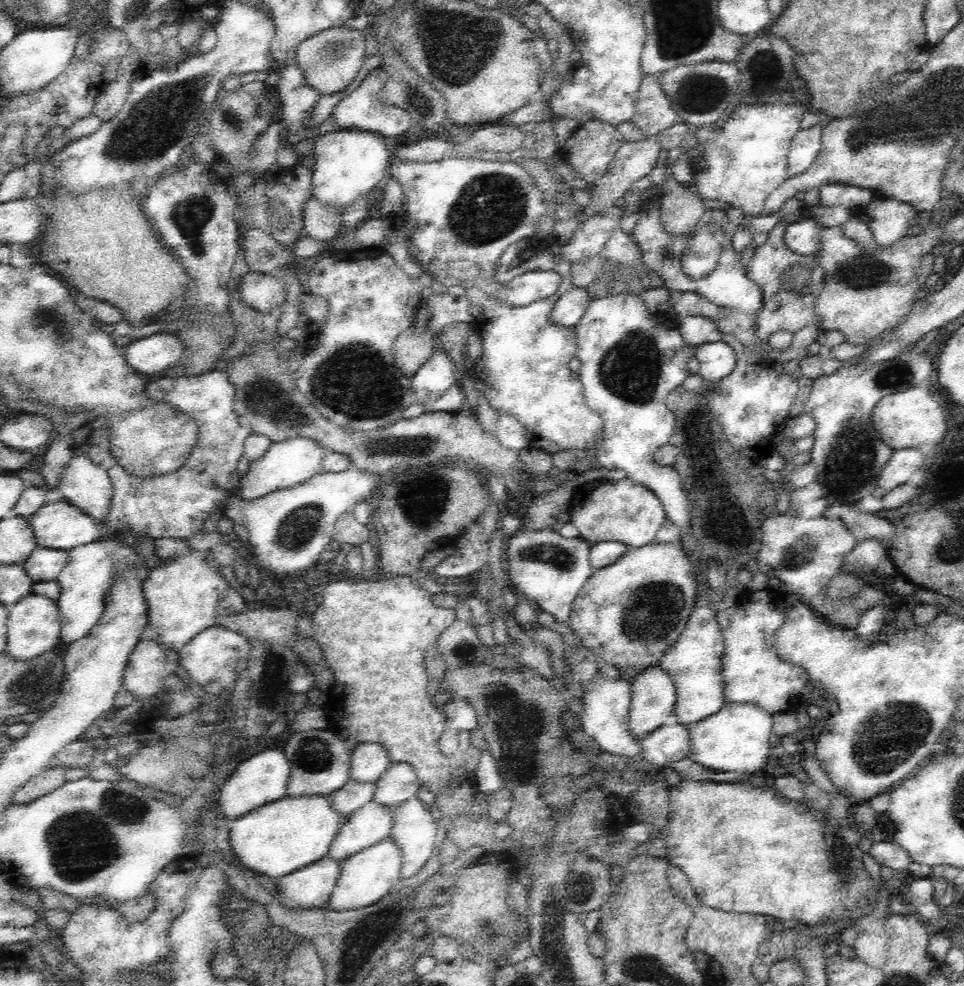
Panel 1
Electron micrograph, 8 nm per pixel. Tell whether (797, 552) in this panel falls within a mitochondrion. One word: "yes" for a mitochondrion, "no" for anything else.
yes

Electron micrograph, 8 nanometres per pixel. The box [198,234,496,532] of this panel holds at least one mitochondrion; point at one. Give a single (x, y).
(354, 380)

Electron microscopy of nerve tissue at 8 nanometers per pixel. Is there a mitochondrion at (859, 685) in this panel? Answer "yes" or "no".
no

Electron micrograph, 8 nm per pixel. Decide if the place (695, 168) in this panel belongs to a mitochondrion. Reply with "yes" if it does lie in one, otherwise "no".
no

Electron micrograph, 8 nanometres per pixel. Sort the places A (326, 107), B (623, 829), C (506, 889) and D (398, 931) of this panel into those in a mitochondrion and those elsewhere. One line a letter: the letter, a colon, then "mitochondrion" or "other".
A: other
B: other
C: other
D: other

